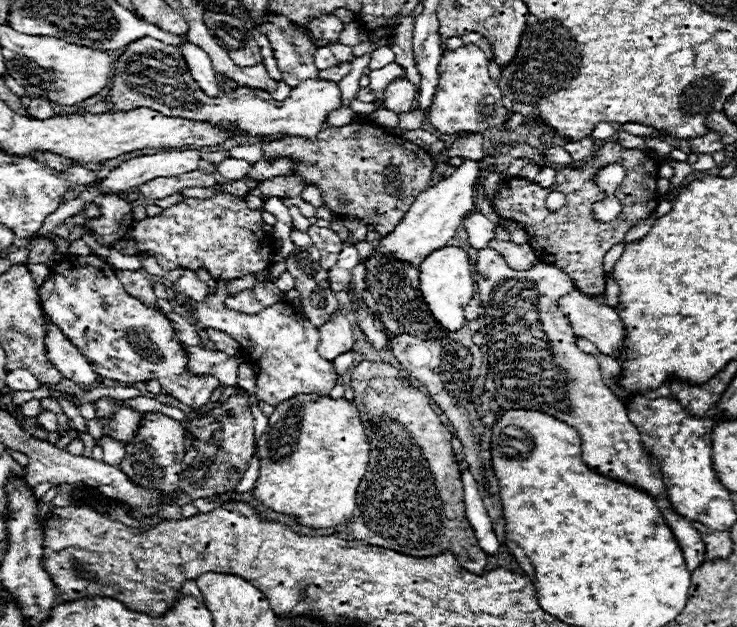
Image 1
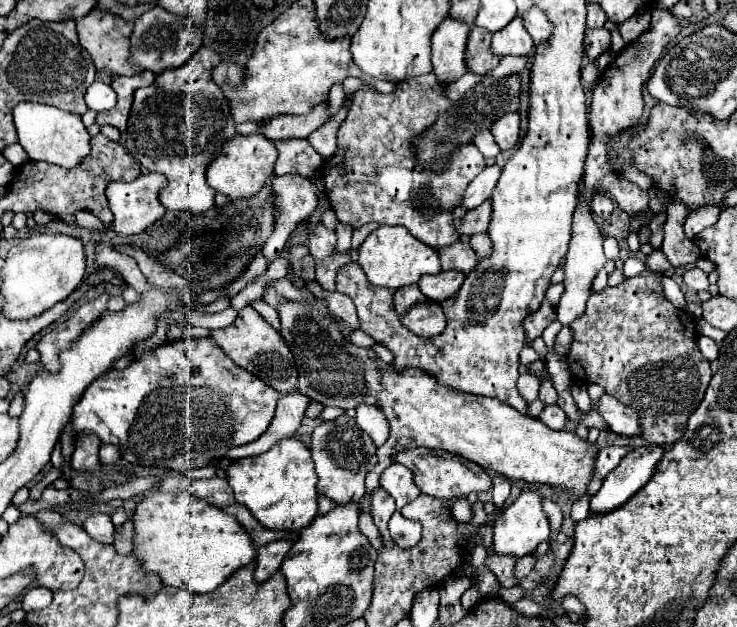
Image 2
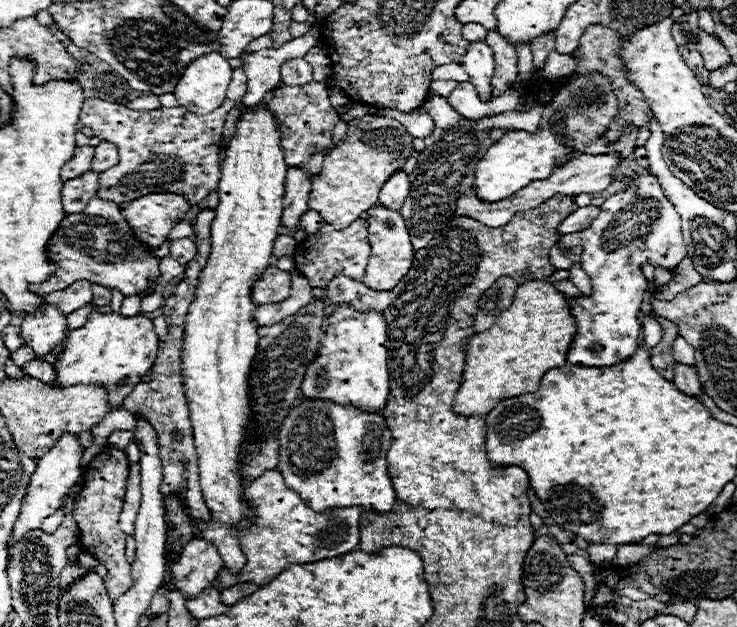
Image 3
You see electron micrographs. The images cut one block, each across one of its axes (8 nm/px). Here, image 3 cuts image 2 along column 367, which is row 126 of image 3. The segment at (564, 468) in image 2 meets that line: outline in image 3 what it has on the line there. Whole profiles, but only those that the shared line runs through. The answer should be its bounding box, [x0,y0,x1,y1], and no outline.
[308,106,542,230]

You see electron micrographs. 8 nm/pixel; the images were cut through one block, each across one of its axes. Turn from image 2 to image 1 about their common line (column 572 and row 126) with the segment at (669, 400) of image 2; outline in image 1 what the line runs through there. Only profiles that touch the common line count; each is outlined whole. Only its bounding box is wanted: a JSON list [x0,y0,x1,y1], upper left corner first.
[262,116,434,234]

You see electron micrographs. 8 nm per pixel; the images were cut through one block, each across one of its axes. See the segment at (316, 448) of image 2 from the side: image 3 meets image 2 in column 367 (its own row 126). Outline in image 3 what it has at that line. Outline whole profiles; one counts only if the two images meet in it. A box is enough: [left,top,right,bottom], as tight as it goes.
[400,98,492,250]

